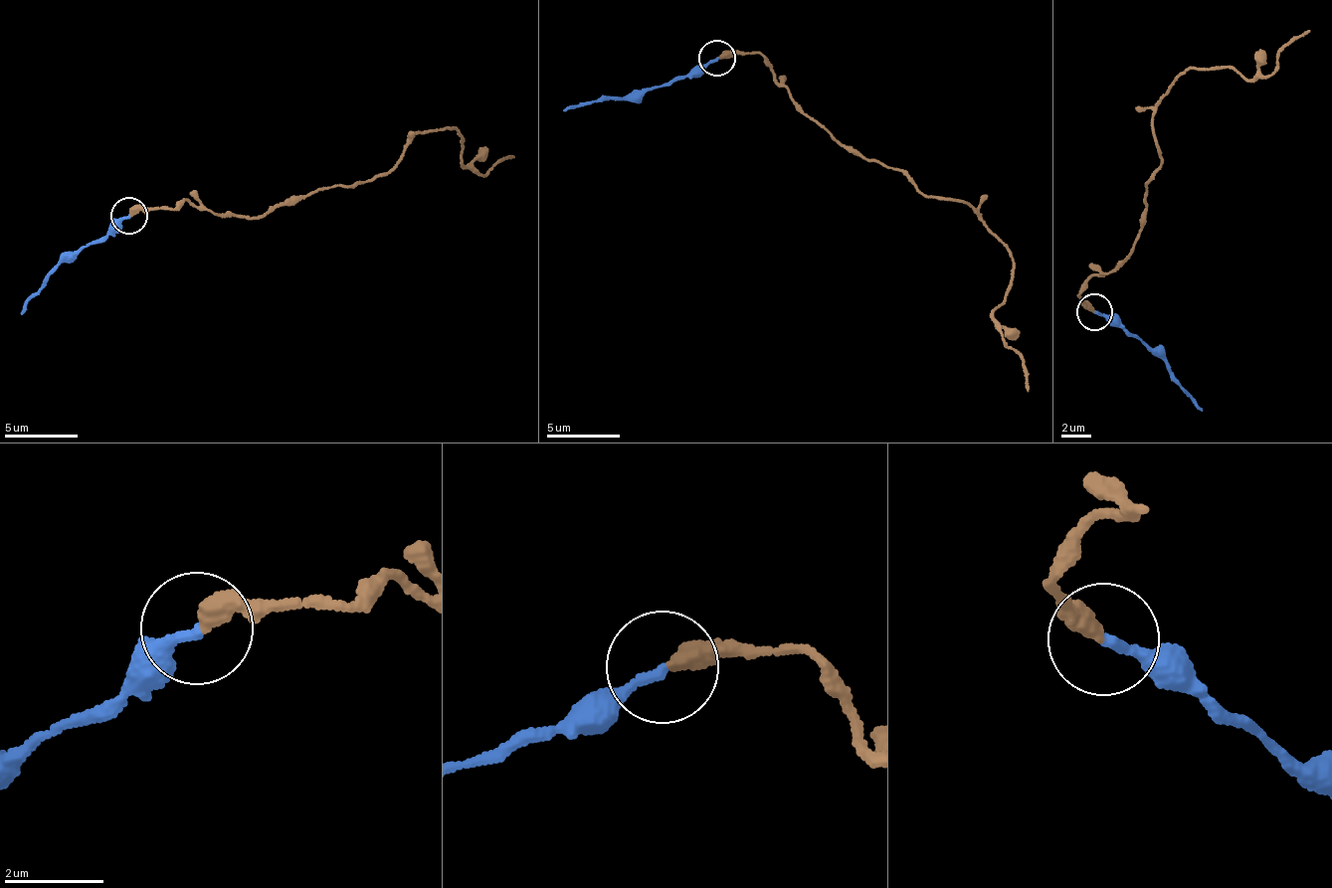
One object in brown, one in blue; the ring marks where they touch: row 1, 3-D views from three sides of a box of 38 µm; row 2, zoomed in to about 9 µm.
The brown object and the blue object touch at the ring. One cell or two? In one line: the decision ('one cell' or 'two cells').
two cells

